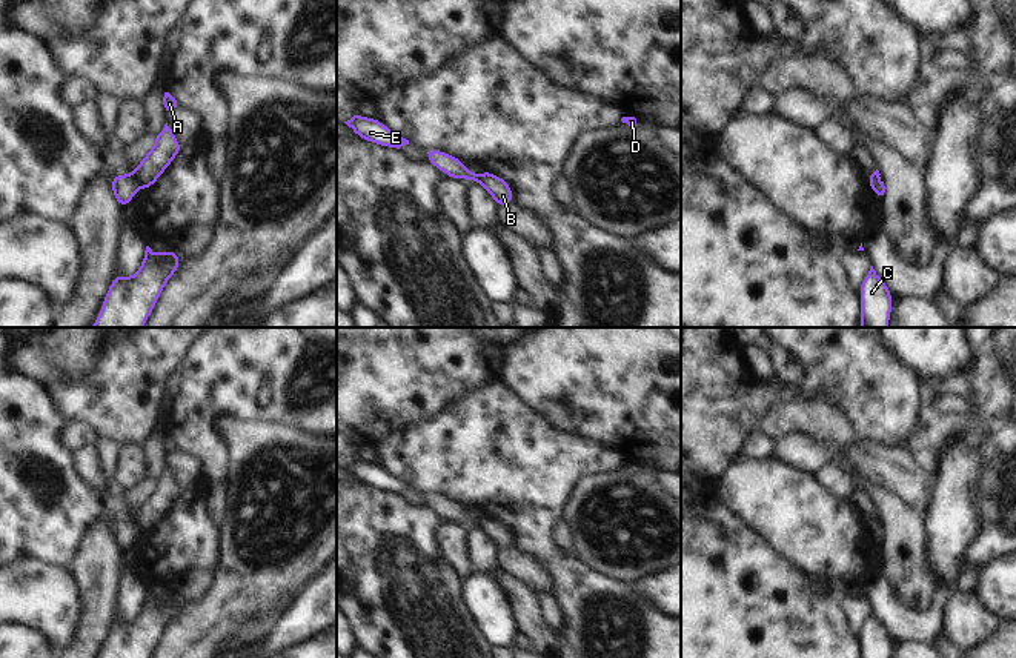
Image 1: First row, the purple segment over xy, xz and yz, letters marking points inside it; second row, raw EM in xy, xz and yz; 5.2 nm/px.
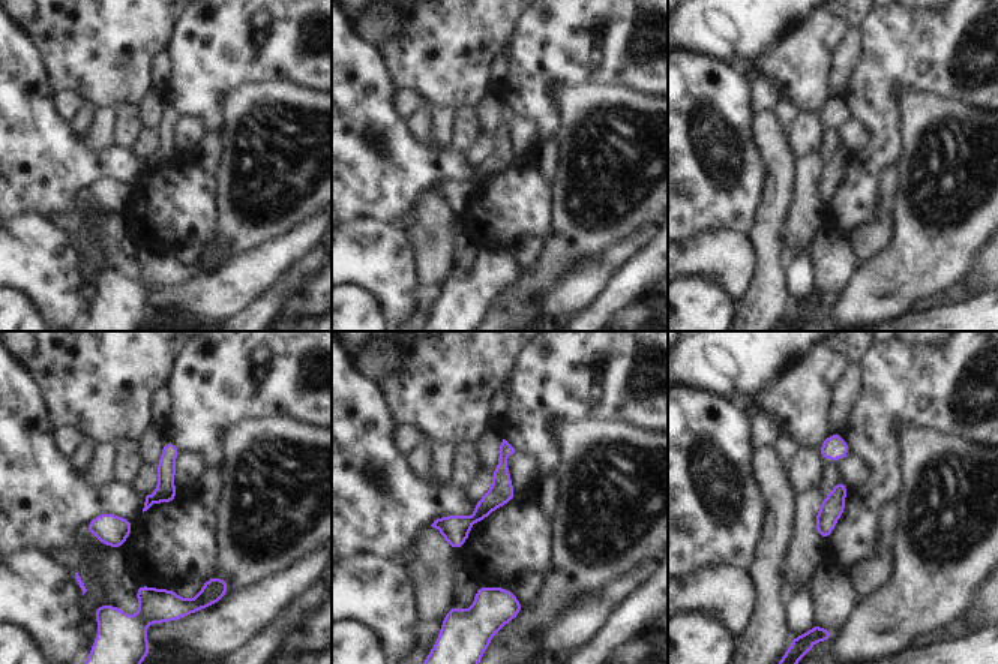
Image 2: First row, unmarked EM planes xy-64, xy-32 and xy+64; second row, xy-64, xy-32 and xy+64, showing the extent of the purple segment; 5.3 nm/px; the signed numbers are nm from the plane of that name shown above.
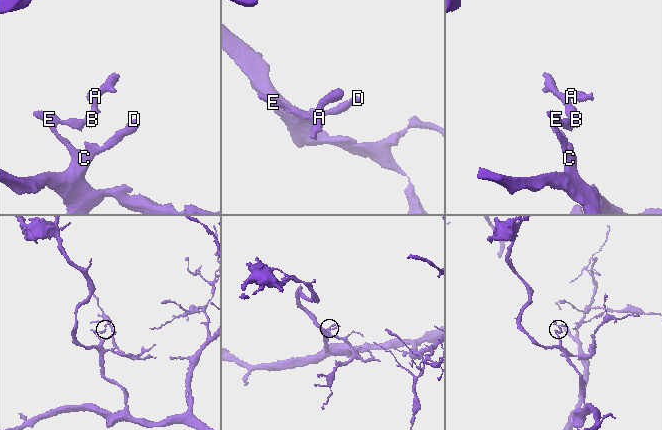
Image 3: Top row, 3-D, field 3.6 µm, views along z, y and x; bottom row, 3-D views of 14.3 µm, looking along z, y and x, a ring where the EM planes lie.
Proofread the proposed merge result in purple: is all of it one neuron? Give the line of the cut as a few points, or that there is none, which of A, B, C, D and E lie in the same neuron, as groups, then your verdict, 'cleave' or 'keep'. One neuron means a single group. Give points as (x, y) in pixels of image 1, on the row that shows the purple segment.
cut xy (132, 174), (140, 186); groups A B / C D E; cleave

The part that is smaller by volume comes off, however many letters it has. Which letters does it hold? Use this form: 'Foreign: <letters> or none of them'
Foreign: A, B

